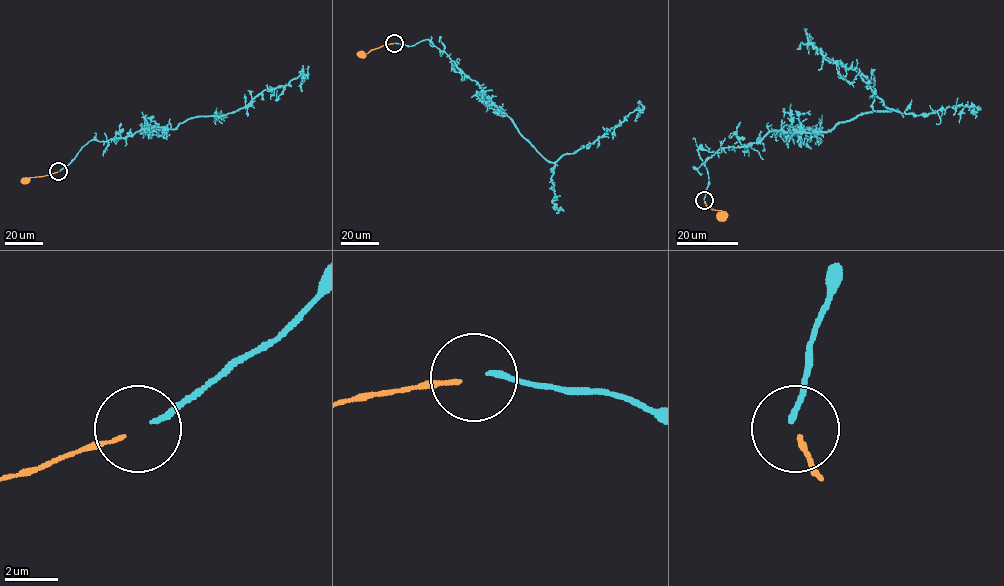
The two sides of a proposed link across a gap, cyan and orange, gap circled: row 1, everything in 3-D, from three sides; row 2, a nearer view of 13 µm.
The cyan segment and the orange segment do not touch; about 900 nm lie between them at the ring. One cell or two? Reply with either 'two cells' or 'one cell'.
two cells

